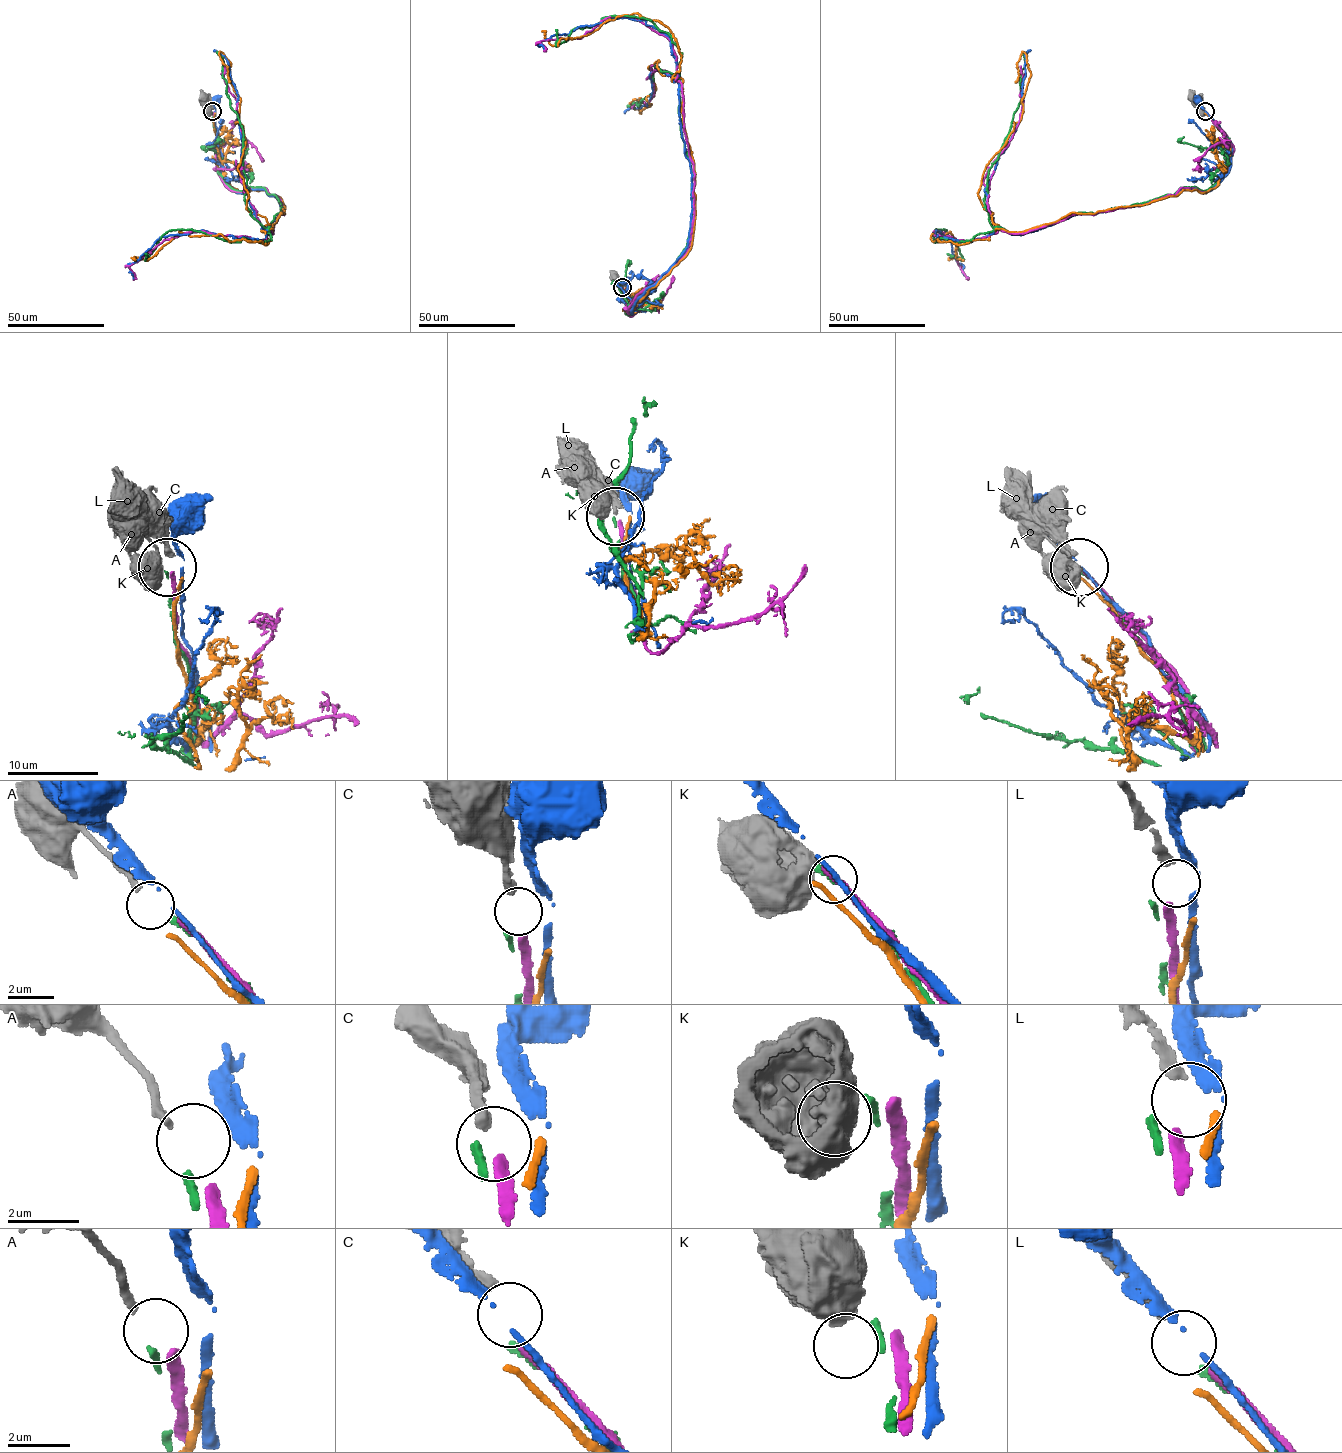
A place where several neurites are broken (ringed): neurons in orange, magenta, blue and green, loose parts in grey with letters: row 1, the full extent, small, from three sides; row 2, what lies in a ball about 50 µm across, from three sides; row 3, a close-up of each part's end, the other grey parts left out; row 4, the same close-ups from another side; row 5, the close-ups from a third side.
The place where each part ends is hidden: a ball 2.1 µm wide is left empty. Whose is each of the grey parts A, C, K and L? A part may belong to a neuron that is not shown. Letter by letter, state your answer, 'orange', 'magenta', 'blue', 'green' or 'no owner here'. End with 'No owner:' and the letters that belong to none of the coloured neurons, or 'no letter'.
A: green
C: no owner here
K: no owner here
L: magenta
No owner: C, K

